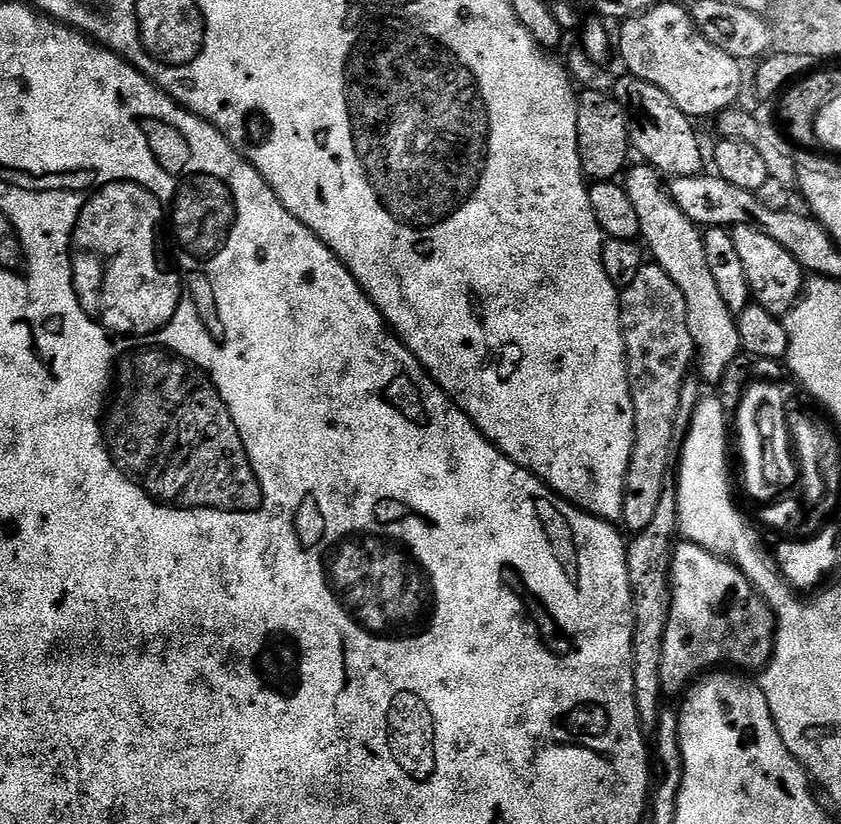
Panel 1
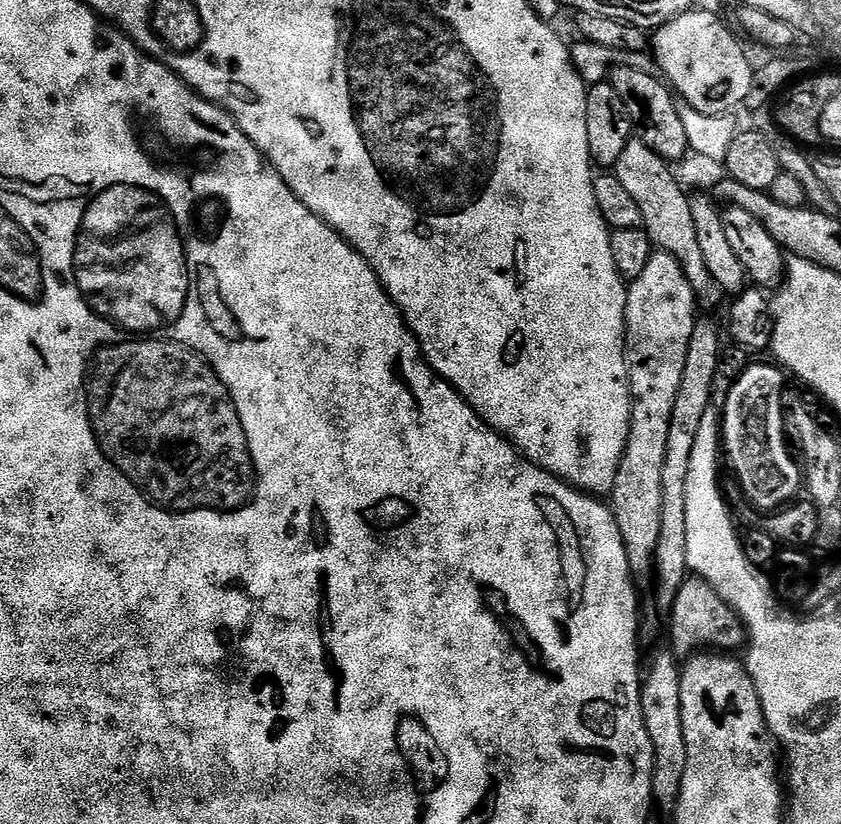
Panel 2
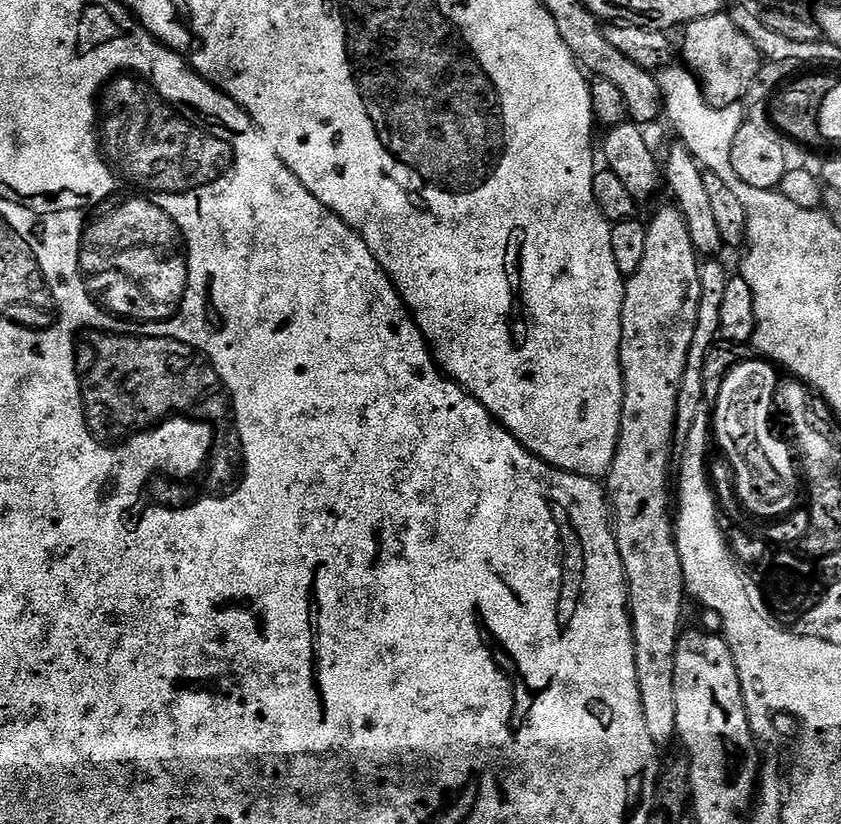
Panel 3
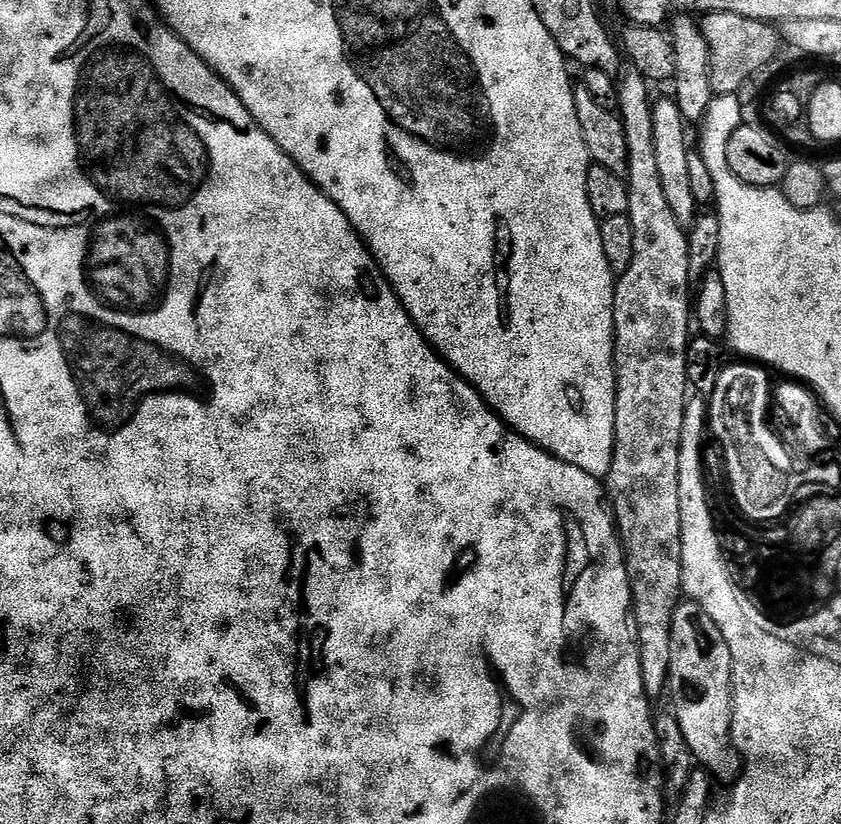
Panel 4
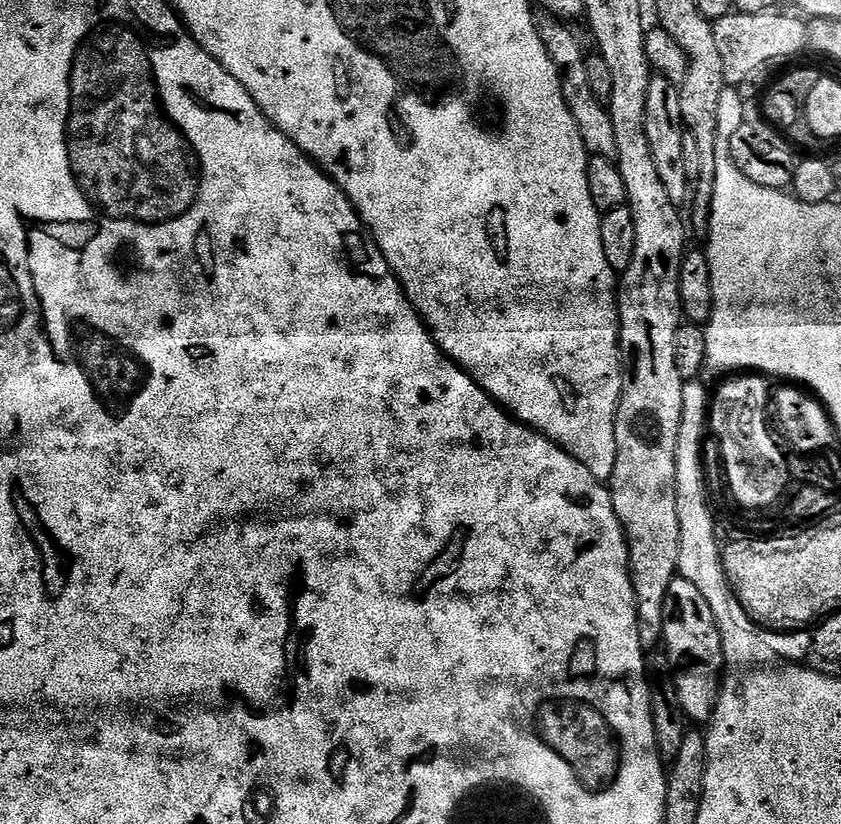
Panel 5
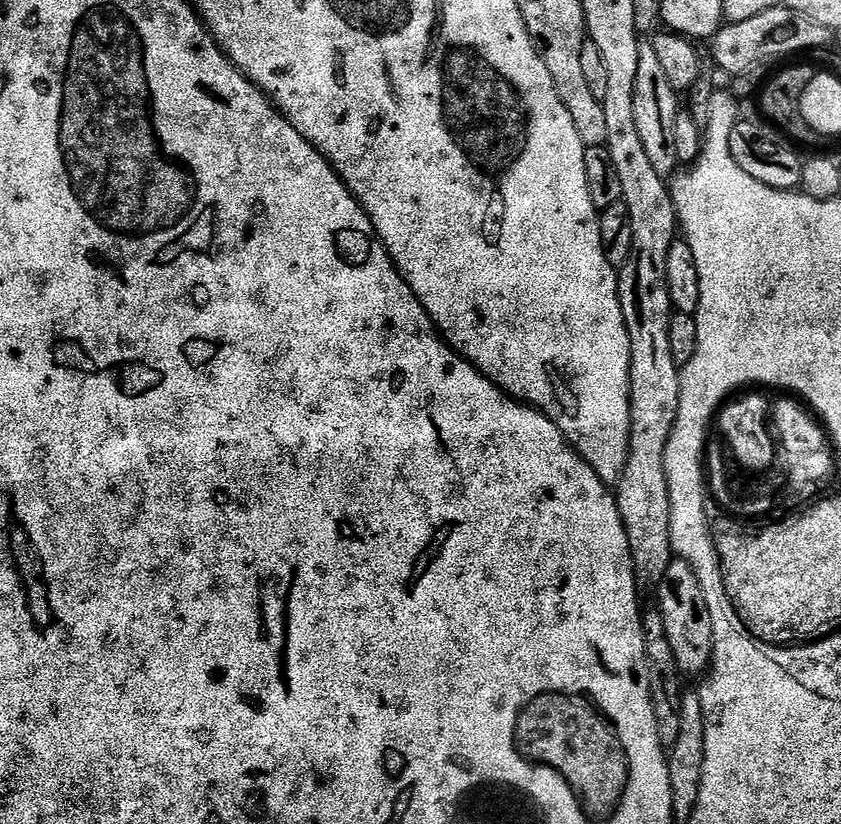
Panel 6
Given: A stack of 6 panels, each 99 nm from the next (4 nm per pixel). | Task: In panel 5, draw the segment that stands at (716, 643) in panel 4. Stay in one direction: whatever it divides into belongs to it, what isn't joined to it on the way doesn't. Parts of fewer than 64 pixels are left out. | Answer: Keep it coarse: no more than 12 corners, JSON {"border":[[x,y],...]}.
{"border":[[670,582],[662,648],[689,721],[711,721],[724,647],[714,610]]}

